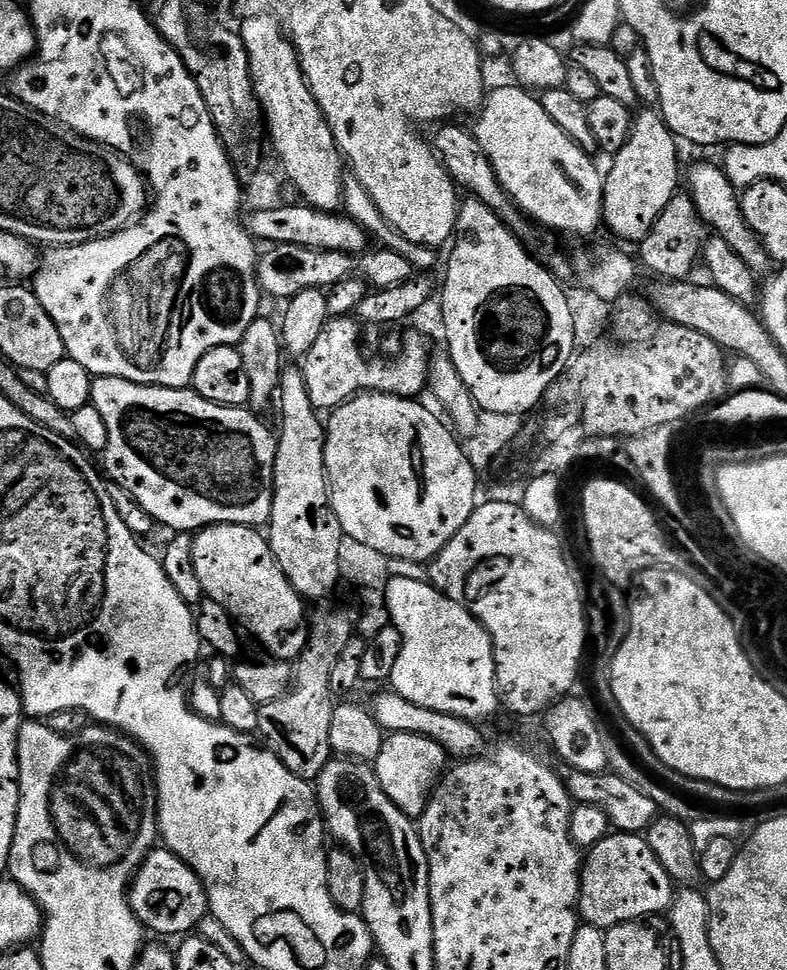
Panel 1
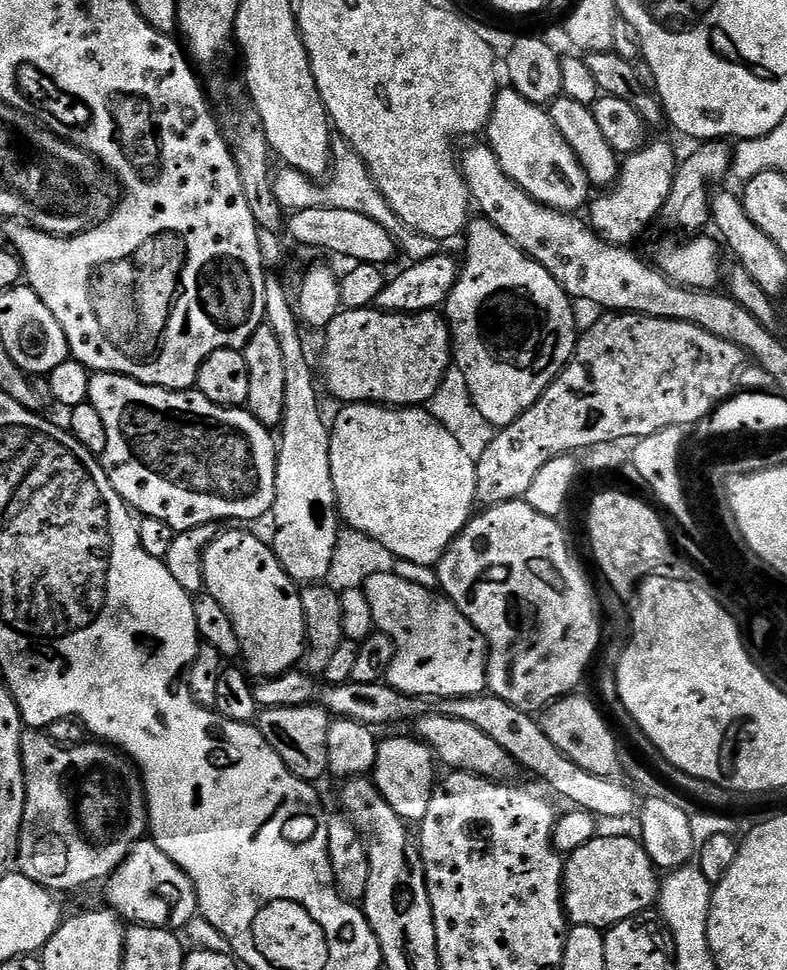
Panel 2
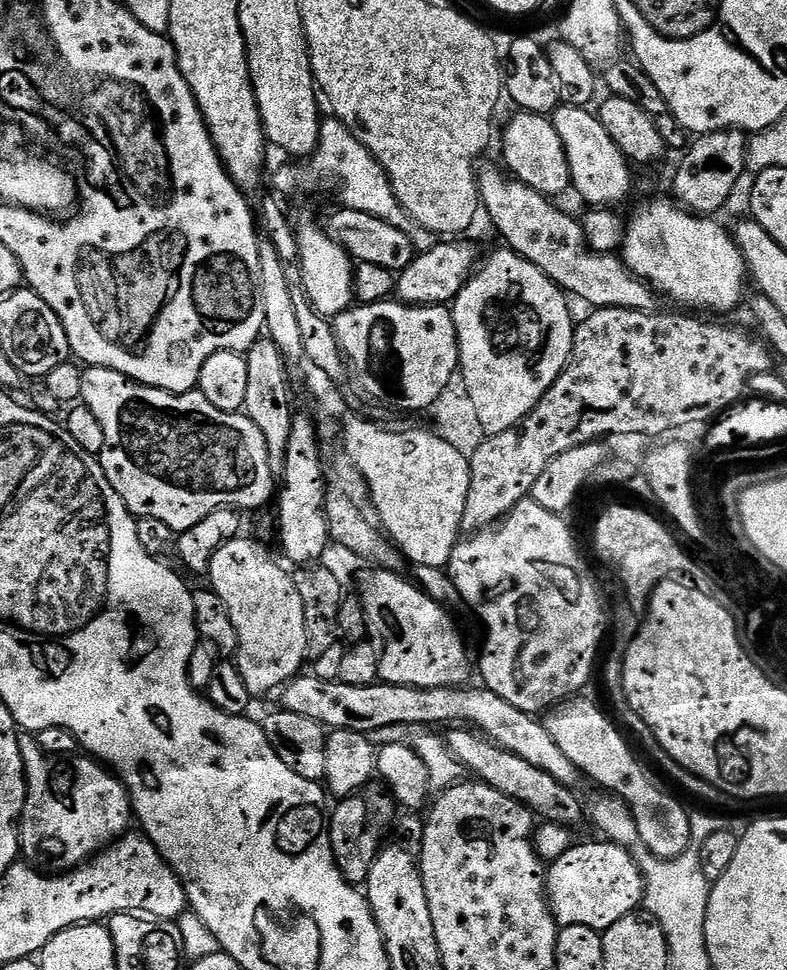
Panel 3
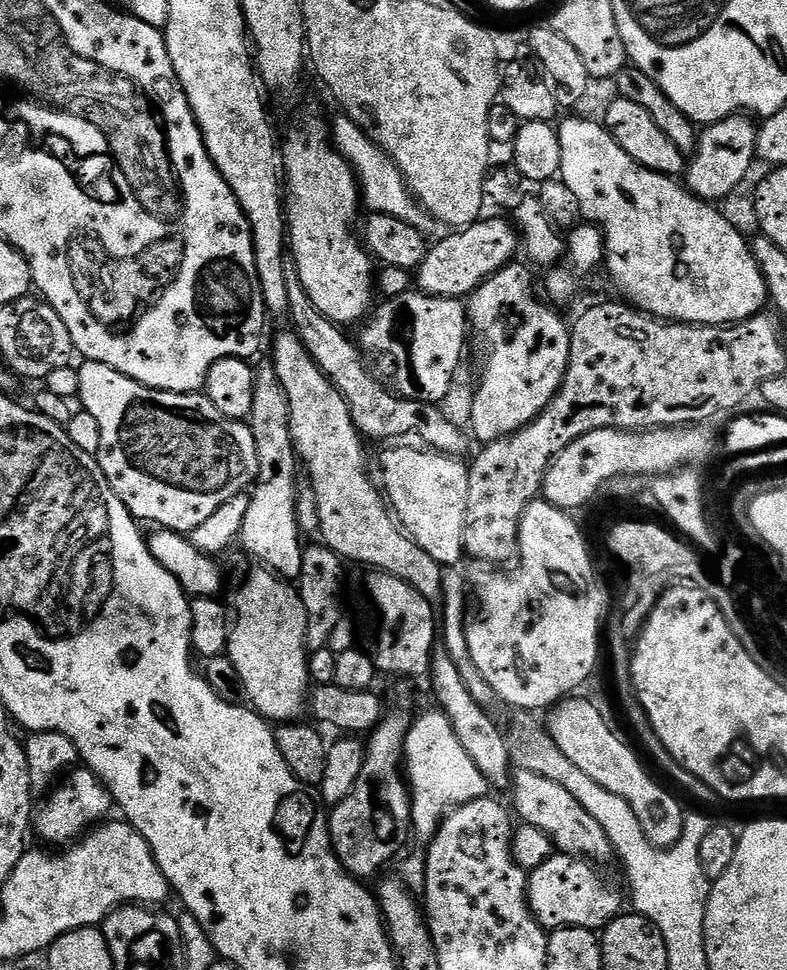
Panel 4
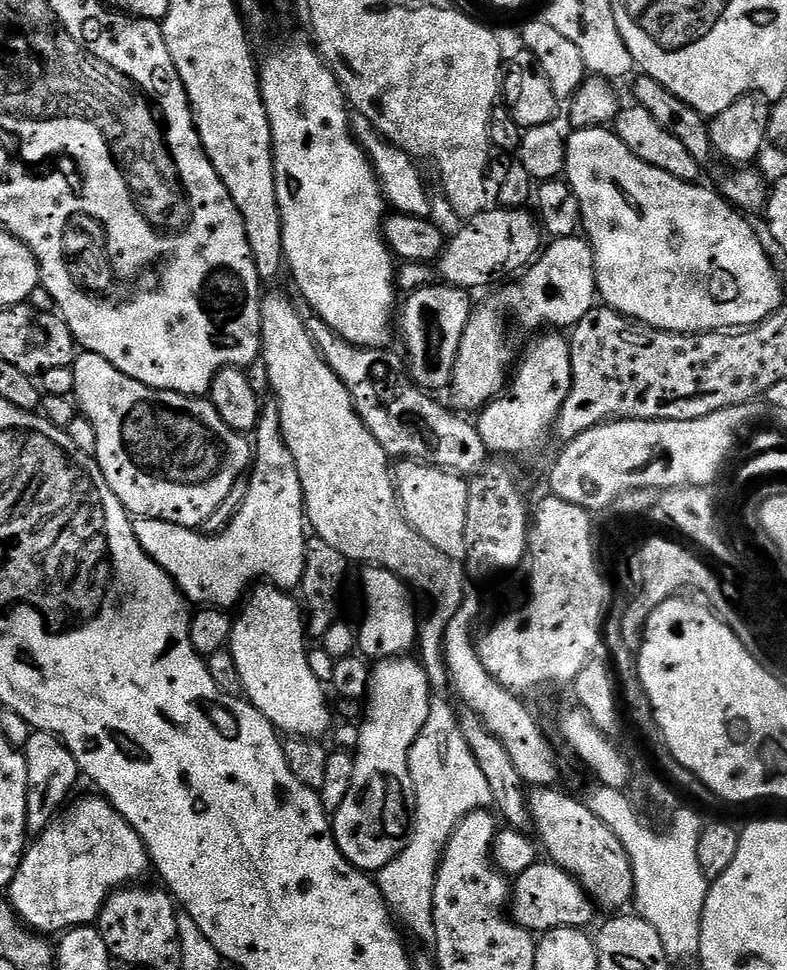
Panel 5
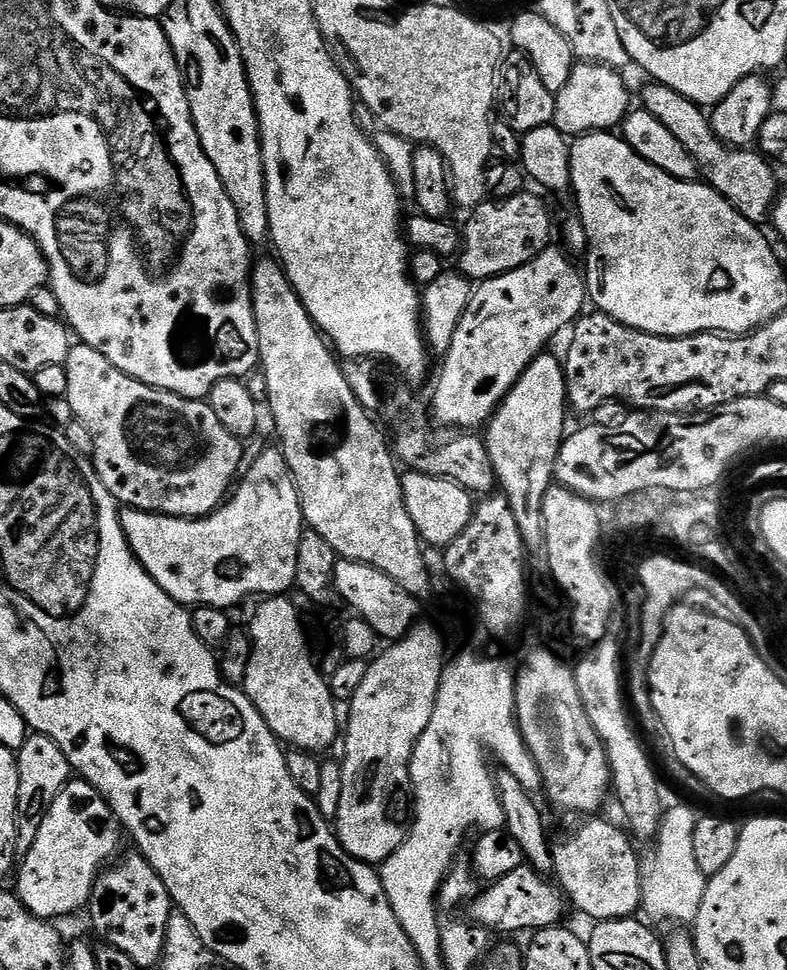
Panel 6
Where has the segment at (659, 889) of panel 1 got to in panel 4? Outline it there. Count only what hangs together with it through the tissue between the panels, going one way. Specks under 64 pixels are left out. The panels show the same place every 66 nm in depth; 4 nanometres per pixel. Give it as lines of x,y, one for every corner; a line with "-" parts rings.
554,854
542,866
528,872
528,905
545,930
585,928
599,933
625,911
622,888
620,893
619,886
611,884
596,868
599,867
591,860

